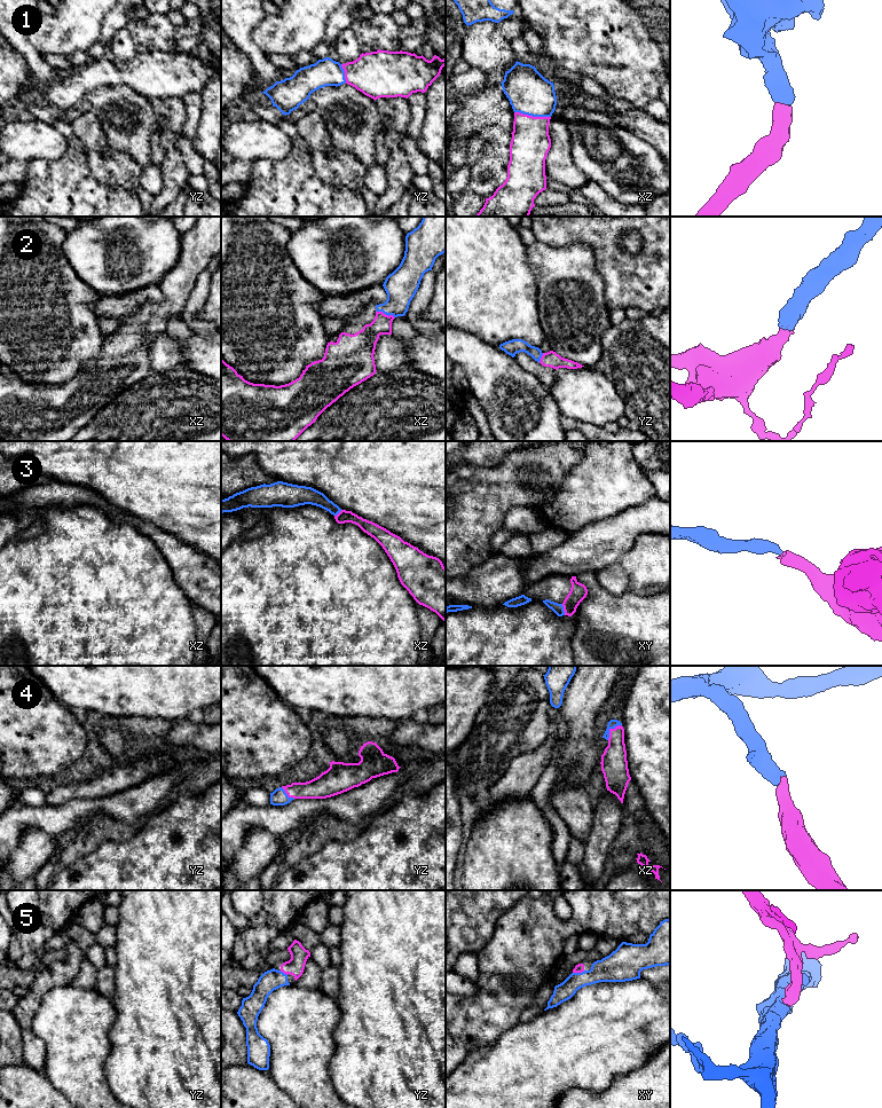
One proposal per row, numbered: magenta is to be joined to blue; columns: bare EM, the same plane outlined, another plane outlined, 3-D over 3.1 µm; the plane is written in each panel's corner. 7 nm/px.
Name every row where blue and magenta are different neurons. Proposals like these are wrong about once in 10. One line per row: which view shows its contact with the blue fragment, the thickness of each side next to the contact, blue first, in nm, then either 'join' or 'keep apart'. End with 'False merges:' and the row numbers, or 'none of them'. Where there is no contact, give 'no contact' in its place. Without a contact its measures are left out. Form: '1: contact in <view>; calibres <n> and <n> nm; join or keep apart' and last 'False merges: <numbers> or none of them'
1: contact in xz; calibres 300 and 280 nm; join
2: contact in xz; calibres 220 and 160 nm; join
3: contact in xy; calibres 80 and 120 nm; join
4: contact in xz; calibres 60 and 180 nm; join
5: contact in xy; calibres 190 and 60 nm; join
False merges: none of them

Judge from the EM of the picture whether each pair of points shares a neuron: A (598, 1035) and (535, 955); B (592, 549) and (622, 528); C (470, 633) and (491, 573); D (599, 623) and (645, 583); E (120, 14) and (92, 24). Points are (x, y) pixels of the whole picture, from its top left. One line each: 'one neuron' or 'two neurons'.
A: two neurons
B: one neuron
C: two neurons
D: two neurons
E: two neurons

